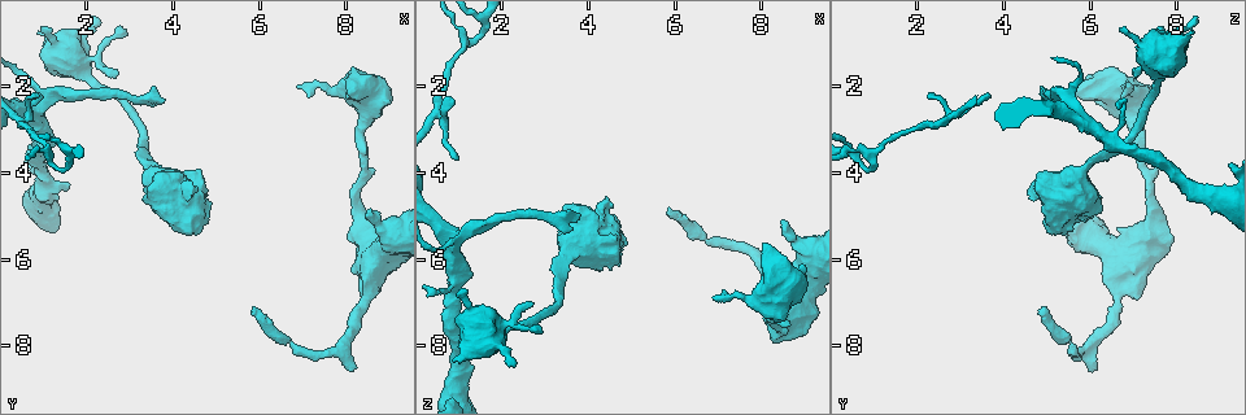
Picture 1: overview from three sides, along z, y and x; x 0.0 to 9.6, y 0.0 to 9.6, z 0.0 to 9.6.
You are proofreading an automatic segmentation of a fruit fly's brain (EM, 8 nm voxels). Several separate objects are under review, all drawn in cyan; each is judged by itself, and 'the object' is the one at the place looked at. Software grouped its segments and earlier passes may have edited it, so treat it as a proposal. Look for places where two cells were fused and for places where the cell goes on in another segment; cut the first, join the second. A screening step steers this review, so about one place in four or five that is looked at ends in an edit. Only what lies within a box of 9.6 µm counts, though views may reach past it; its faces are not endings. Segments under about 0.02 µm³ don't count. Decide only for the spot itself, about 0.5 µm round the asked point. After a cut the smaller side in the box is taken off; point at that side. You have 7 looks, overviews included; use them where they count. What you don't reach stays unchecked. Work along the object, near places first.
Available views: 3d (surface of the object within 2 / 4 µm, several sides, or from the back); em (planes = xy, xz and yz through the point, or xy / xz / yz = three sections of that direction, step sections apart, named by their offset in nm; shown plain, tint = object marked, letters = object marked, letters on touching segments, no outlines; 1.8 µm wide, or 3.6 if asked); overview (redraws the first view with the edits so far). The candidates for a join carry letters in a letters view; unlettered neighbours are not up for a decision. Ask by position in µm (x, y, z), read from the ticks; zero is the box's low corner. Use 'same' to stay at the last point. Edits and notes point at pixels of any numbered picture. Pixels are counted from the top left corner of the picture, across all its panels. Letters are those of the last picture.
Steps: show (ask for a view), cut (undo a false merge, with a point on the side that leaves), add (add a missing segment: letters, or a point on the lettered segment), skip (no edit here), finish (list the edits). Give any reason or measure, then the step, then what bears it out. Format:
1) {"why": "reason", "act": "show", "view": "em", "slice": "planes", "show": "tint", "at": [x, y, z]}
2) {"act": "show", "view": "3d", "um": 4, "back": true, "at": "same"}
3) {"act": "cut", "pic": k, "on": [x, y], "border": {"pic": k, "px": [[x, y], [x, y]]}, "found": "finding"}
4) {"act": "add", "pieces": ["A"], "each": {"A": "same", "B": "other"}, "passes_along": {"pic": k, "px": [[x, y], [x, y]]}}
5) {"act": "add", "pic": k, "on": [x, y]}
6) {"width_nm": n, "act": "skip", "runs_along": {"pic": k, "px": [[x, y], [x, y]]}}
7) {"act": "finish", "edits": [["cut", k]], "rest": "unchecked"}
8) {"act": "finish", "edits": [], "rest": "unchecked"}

{"why": "branch stops here", "act": "show", "view": "3d", "um": 4, "at": [2.75, 1.70, 7.05]}

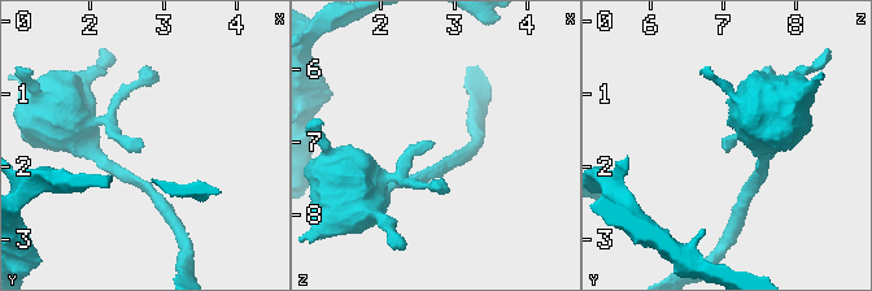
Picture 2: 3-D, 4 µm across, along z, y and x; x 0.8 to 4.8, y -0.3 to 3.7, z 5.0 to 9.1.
{"act": "show", "view": "em", "slice": "yz", "step": 16, "show": "plain", "at": [2.70, 1.70, 7.10]}

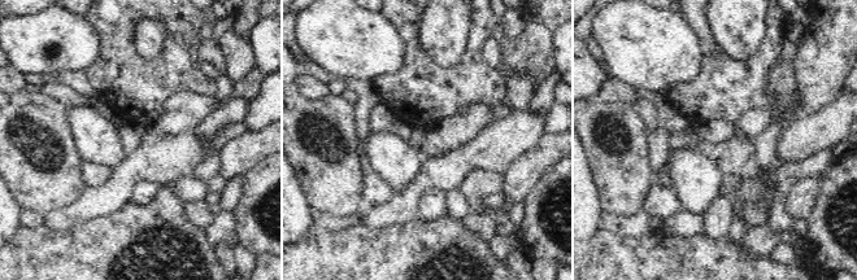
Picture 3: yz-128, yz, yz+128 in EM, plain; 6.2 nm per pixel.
{"why": "see the neighbours", "act": "show", "view": "em", "slice": "yz", "step": 16, "show": "letters", "at": "same"}

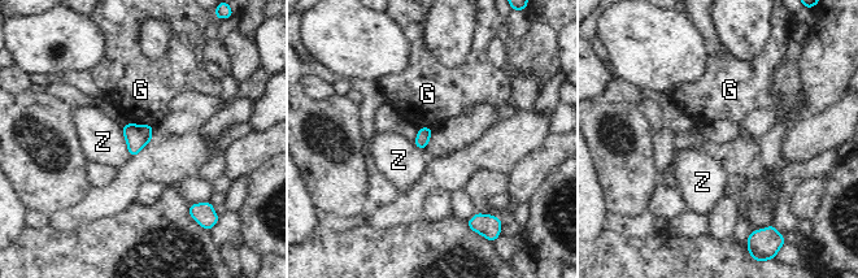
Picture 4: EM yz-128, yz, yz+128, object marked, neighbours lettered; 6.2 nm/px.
{"act": "skip", "each": {"G": "other", "Z": "other"}, "found": "no lettered segment goes on from it"}

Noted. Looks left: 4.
{"why": "an open end", "act": "show", "view": "em", "slice": "xz", "step": 16, "show": "tint", "at": [3.75, 2.35, 4.95]}

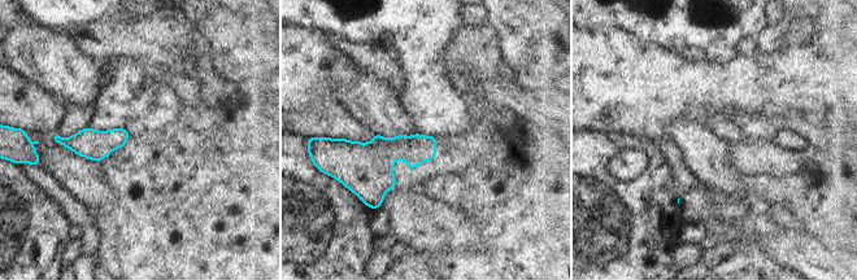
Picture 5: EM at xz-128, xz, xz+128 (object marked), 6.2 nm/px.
{"act": "show", "view": "em", "slice": "planes", "show": "letters", "at": "same"}

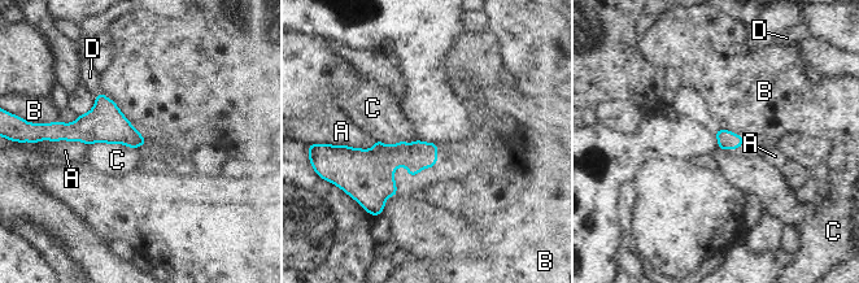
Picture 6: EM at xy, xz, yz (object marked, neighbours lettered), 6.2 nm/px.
{"width_nm": 110, "act": "skip", "each": {"A": "other", "B": "other", "C": "other", "D": "other"}, "found": "no lettered segment goes on from it"}

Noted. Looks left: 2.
{"why": "thick end", "act": "show", "view": "em", "um": 3.6, "slice": "planes", "show": "letters", "at": [8.90, 2.30, 6.10]}

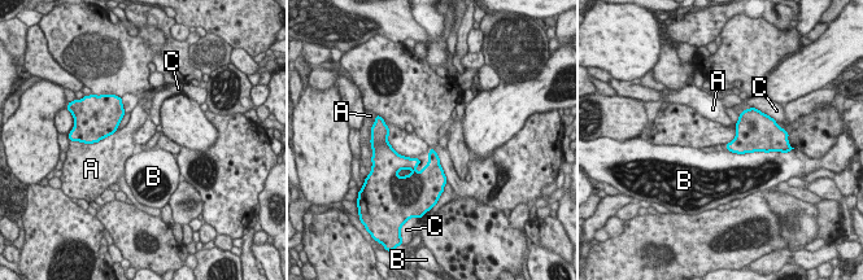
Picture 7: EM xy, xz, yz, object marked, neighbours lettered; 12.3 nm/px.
{"longest_contact_nm": ["B", 460], "act": "skip", "each": {"A": "other", "B": "other", "C": "other"}, "border": {"pic": 7, "px": [[388, 140], [400, 154], [409, 157]]}, "found": "no lettered segment goes on from it"}

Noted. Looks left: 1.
{"act": "finish", "edits": [], "rest": "unchecked"}

